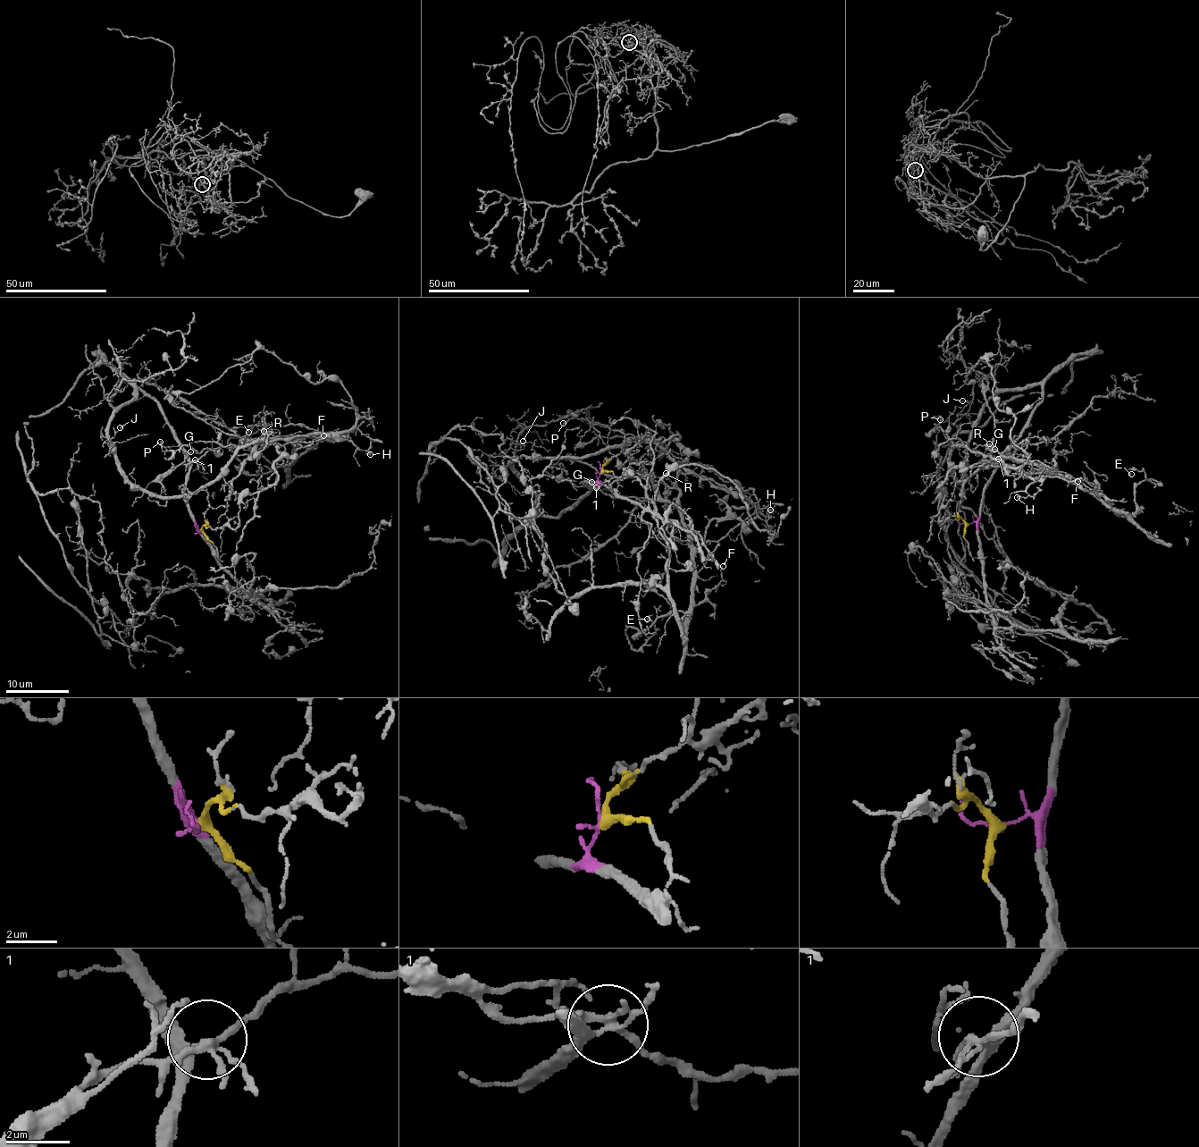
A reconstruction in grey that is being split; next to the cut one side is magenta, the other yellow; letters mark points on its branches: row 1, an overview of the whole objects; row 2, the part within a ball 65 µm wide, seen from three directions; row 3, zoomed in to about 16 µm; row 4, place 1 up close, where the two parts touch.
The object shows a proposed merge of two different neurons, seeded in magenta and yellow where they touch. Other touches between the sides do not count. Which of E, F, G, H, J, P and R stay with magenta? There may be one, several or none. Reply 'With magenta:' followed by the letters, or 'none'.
With magenta: J, P

